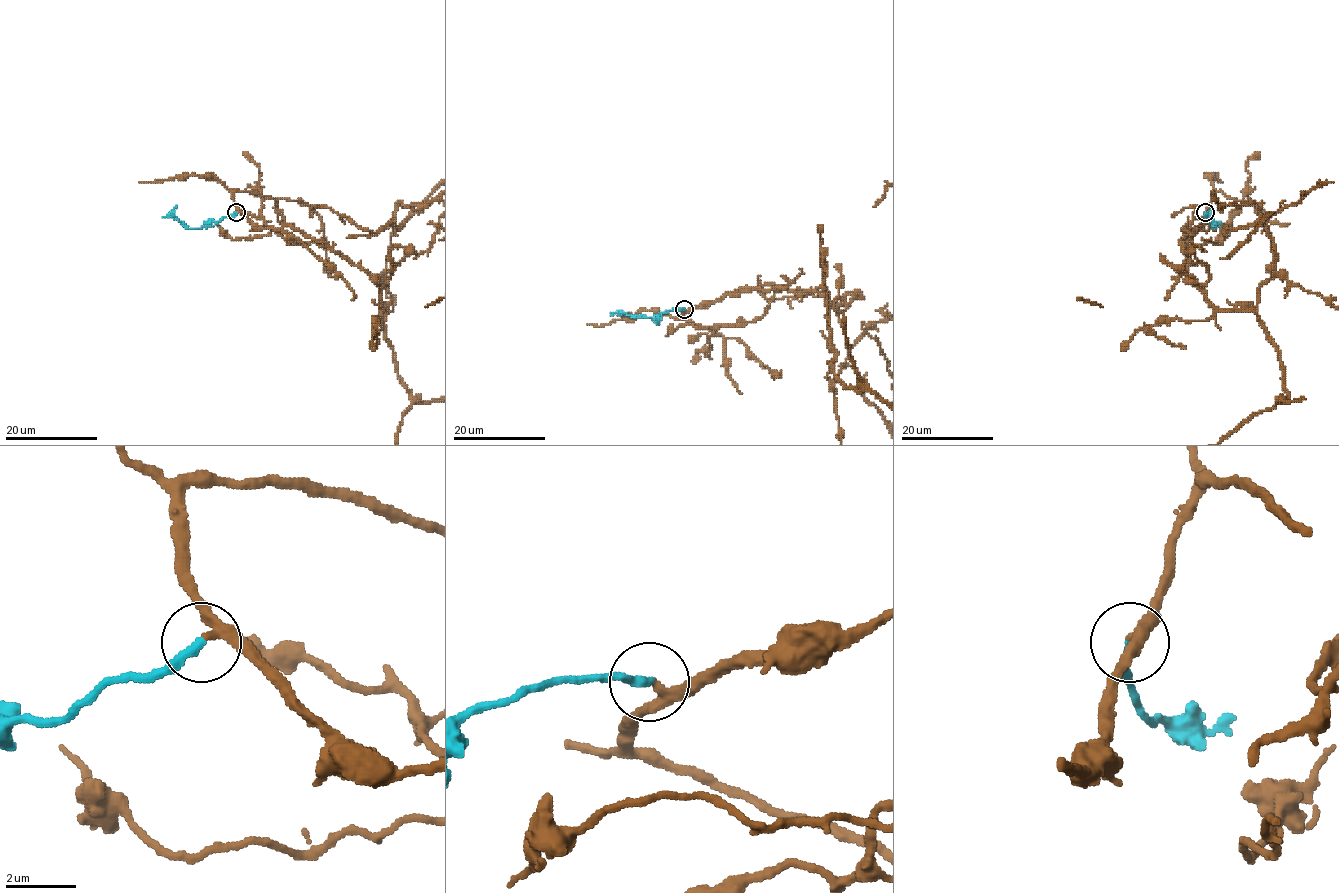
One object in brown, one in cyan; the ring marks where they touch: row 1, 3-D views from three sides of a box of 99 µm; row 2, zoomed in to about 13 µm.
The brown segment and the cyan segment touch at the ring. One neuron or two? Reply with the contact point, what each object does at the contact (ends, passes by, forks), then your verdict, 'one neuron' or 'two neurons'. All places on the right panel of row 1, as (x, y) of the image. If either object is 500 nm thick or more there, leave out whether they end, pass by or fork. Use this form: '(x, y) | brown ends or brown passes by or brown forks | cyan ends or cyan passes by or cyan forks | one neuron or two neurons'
(1205, 212) | brown passes by | cyan ends | one neuron

